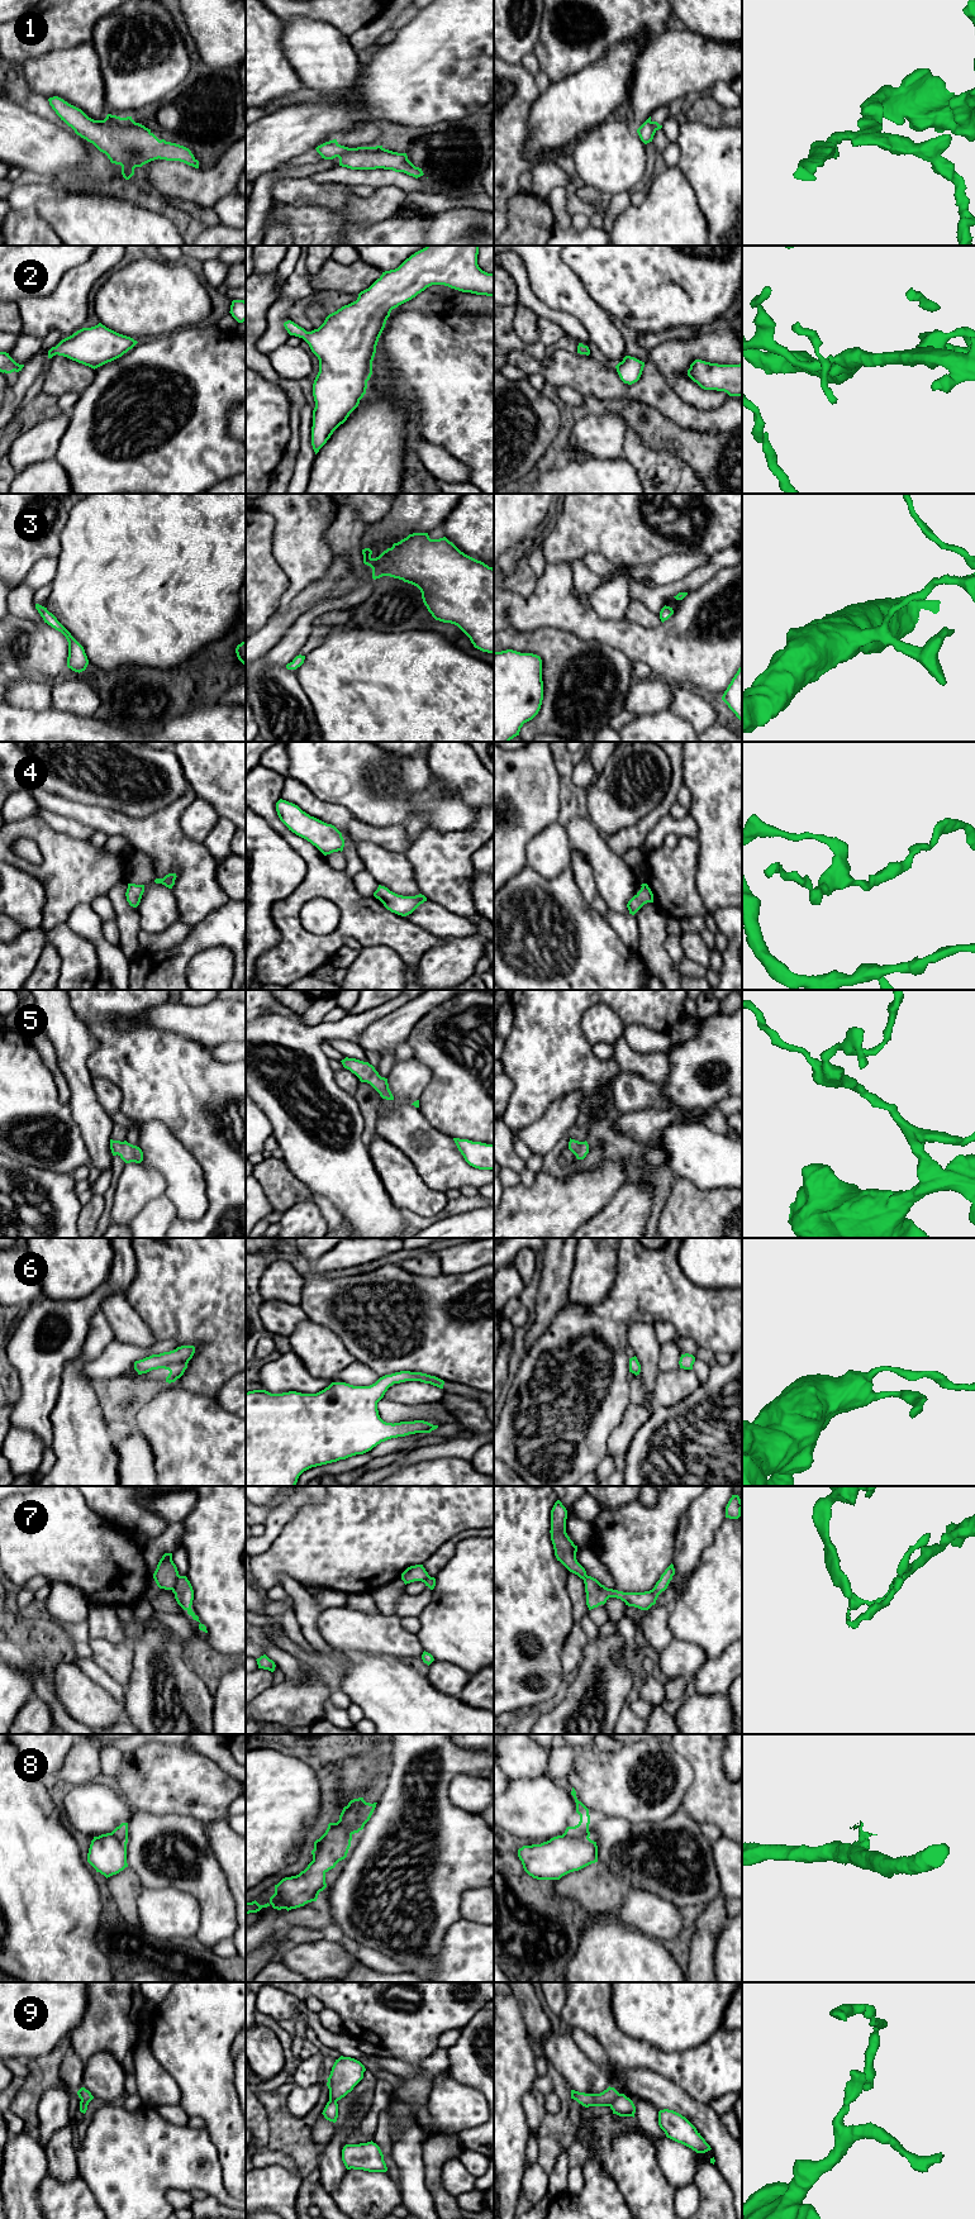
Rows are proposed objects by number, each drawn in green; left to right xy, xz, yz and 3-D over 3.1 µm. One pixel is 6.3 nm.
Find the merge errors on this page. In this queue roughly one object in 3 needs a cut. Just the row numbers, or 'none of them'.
7, 8, 9

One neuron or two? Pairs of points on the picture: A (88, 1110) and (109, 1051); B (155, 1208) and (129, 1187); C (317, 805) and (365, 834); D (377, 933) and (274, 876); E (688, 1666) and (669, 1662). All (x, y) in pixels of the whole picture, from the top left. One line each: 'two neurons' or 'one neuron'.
A: two neurons
B: two neurons
C: two neurons
D: two neurons
E: one neuron

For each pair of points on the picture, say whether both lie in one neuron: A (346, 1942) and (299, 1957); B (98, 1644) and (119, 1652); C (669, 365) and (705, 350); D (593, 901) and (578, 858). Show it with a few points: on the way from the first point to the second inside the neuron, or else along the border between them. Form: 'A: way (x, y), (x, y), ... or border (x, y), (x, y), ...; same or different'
A: border (338, 1942), (361, 1962); different
B: way (103, 1650), (105, 1652), (114, 1652); same
C: way (678, 356), (689, 350), (697, 350); same
D: way (589, 891), (581, 868); same

